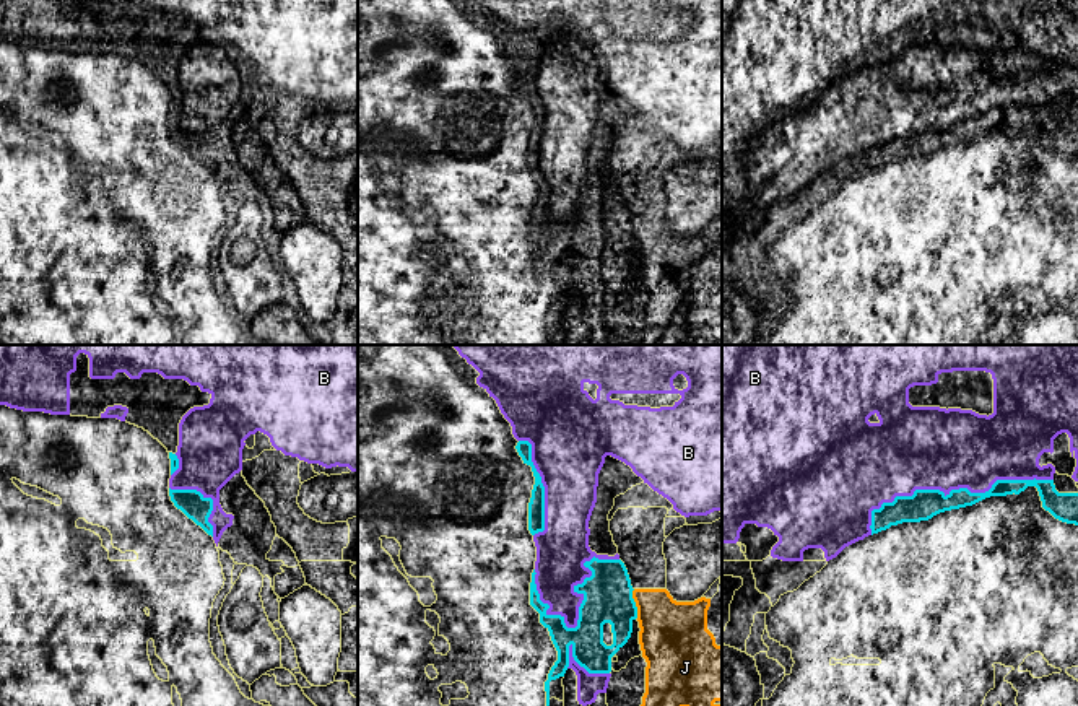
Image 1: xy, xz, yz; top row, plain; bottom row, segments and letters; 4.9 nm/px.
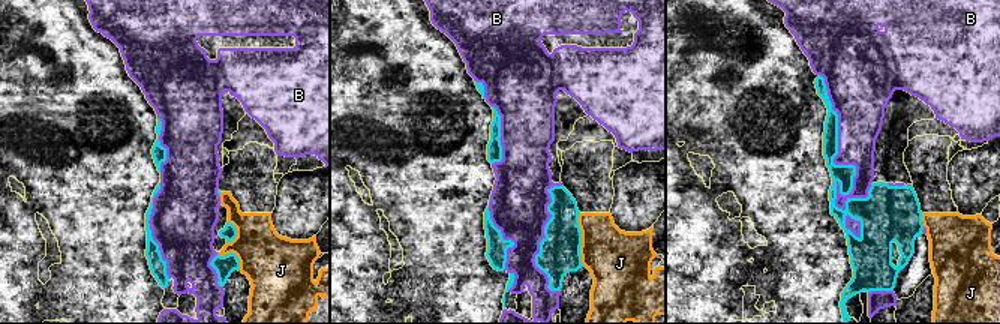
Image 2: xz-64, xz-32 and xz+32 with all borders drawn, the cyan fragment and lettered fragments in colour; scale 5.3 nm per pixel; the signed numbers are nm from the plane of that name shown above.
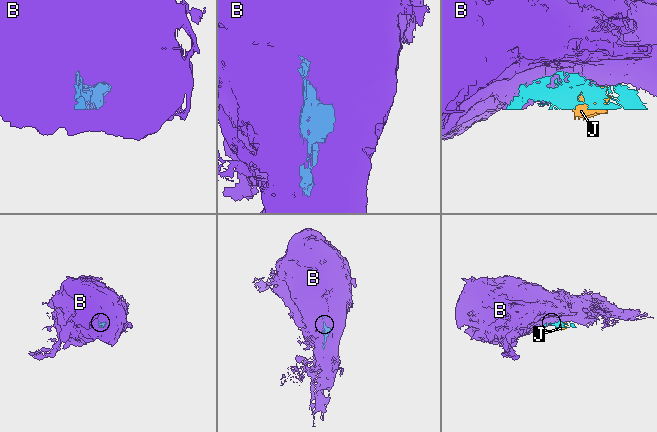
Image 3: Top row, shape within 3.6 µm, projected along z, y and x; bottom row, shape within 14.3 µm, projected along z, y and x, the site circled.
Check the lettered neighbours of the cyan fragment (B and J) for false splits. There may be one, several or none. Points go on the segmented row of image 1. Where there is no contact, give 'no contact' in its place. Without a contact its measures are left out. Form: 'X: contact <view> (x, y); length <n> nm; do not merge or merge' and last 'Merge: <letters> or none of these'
B: contact yz (951, 490); length 950 nm; do not merge
J: contact xz (634, 604); length 150 nm; do not merge
Merge: none of these

